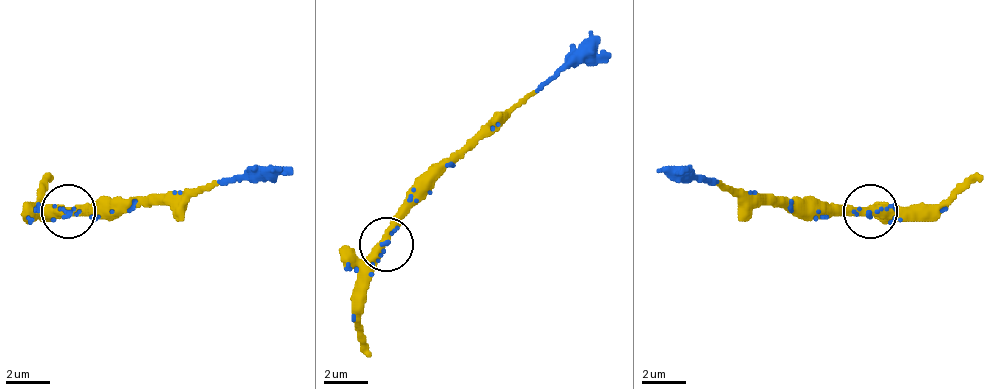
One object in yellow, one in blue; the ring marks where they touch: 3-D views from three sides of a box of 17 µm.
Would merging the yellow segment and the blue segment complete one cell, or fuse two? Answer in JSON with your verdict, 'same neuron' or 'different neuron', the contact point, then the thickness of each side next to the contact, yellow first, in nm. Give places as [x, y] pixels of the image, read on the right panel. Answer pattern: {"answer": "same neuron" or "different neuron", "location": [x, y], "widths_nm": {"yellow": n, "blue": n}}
{"answer": "same neuron", "location": [870, 211], "widths_nm": {"yellow": 360, "blue": 180}}

